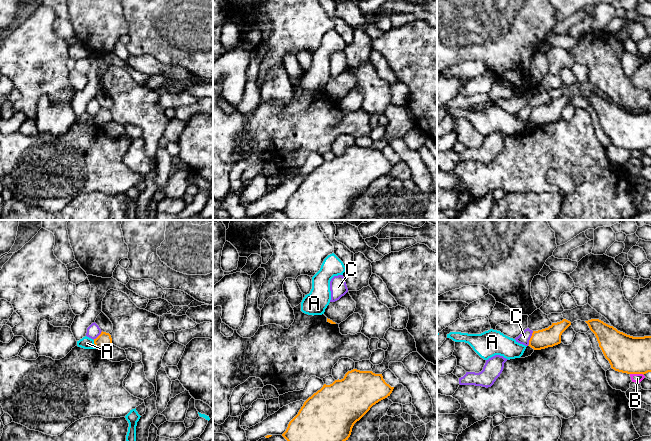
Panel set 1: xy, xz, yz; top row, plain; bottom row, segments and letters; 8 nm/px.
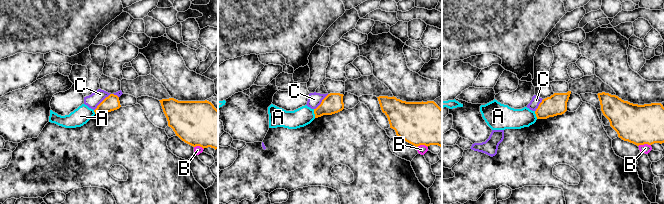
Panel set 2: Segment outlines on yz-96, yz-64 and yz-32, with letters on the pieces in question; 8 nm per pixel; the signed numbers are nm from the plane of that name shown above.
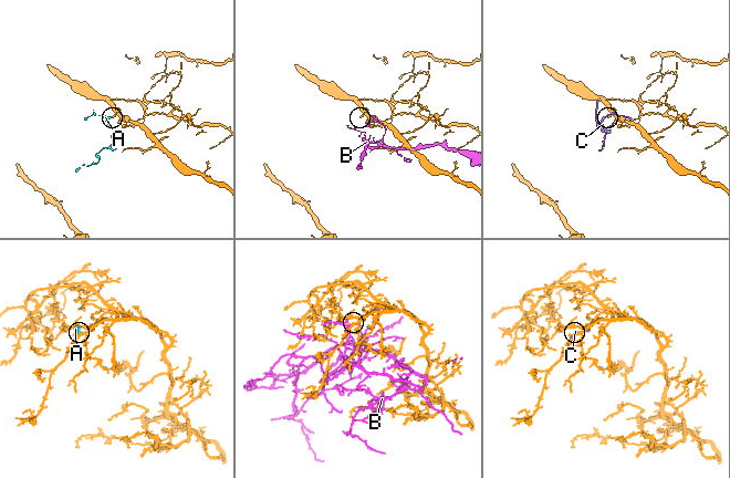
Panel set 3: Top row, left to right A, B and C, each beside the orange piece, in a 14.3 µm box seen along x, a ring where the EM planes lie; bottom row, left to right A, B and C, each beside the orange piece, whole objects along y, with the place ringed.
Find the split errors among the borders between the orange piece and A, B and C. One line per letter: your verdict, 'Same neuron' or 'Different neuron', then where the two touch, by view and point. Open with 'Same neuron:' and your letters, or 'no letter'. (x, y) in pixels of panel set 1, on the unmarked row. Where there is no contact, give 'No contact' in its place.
Same neuron: no letter
A: Different neuron. Touches orange at xy (94, 119)
B: Different neuron. Touches orange at yz (637, 149)
C: Different neuron. Touches orange at yz (530, 114)

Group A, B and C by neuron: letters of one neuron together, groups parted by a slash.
A / B / C

